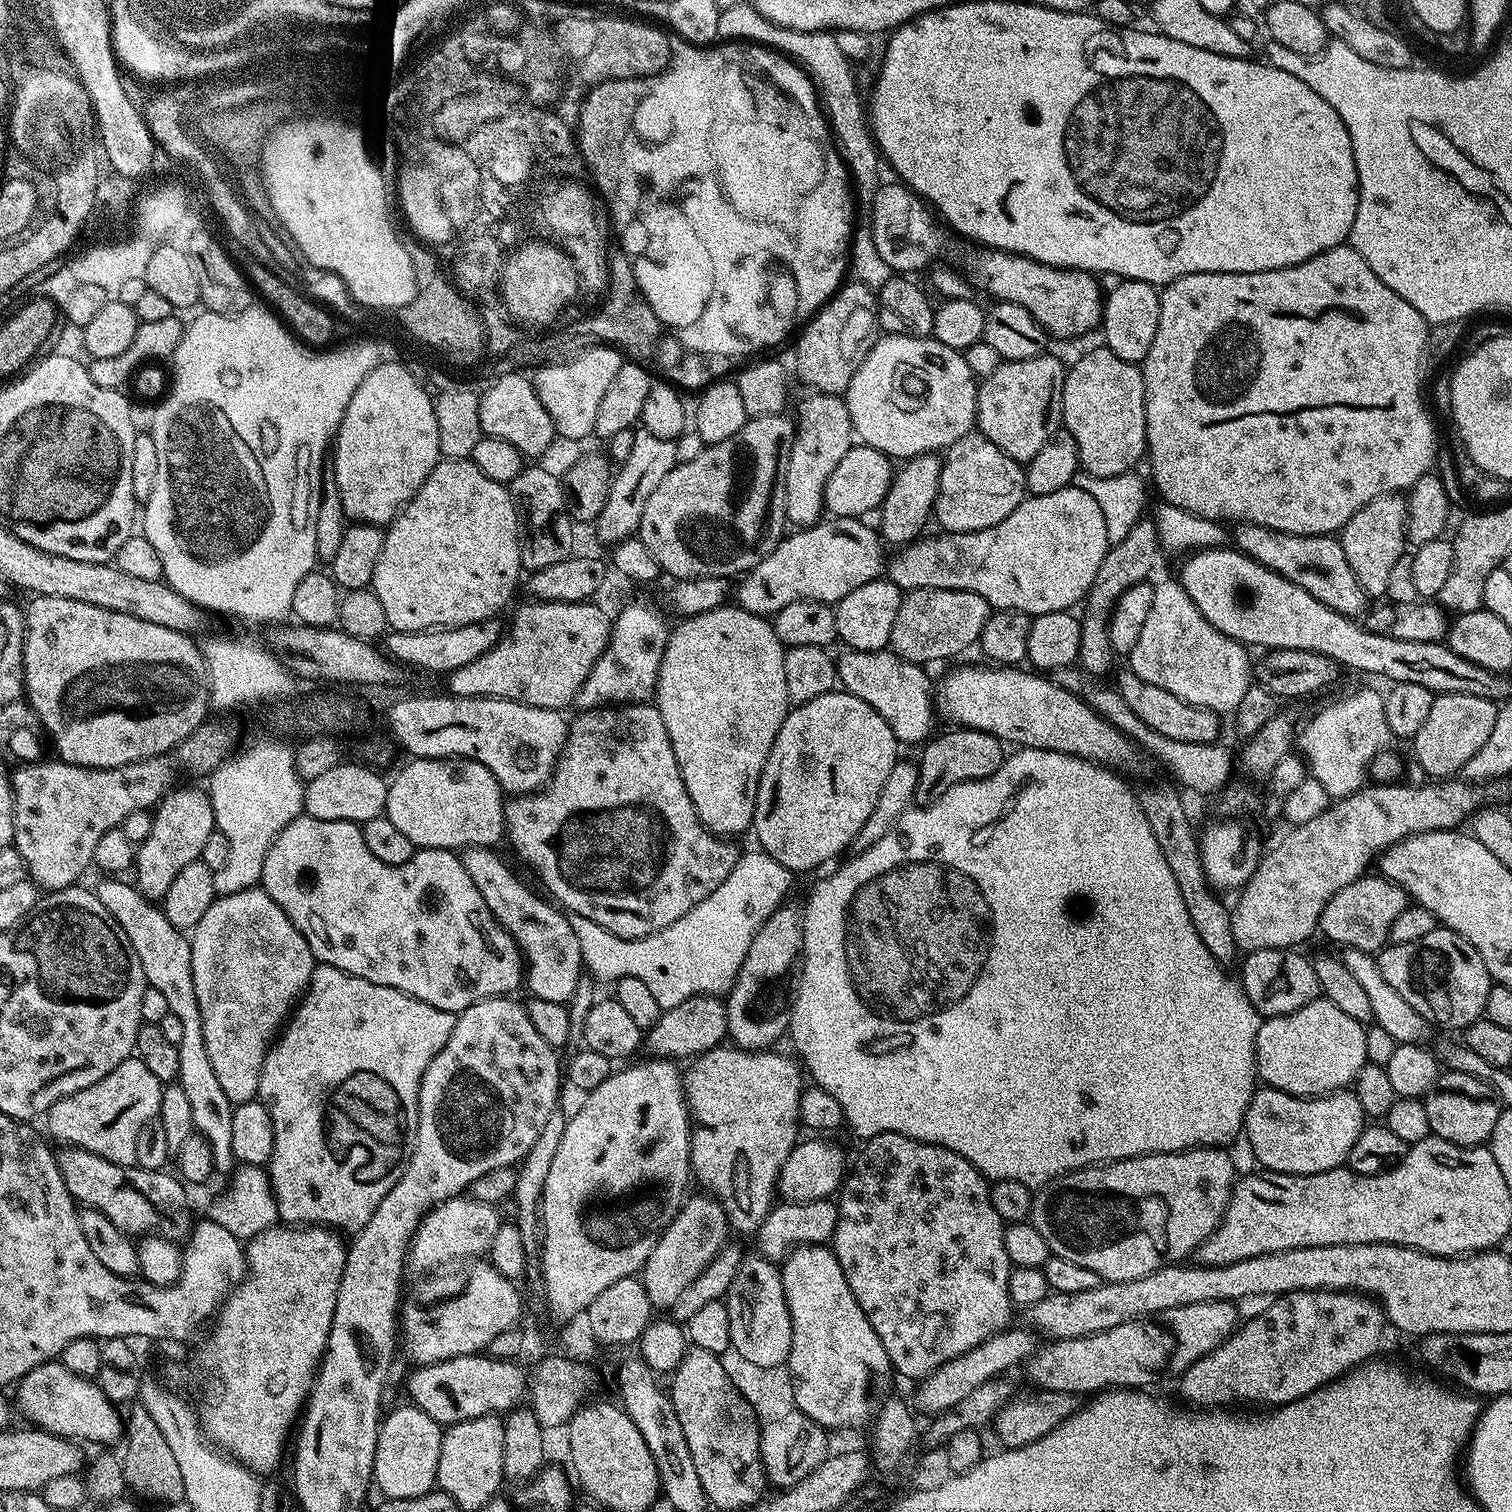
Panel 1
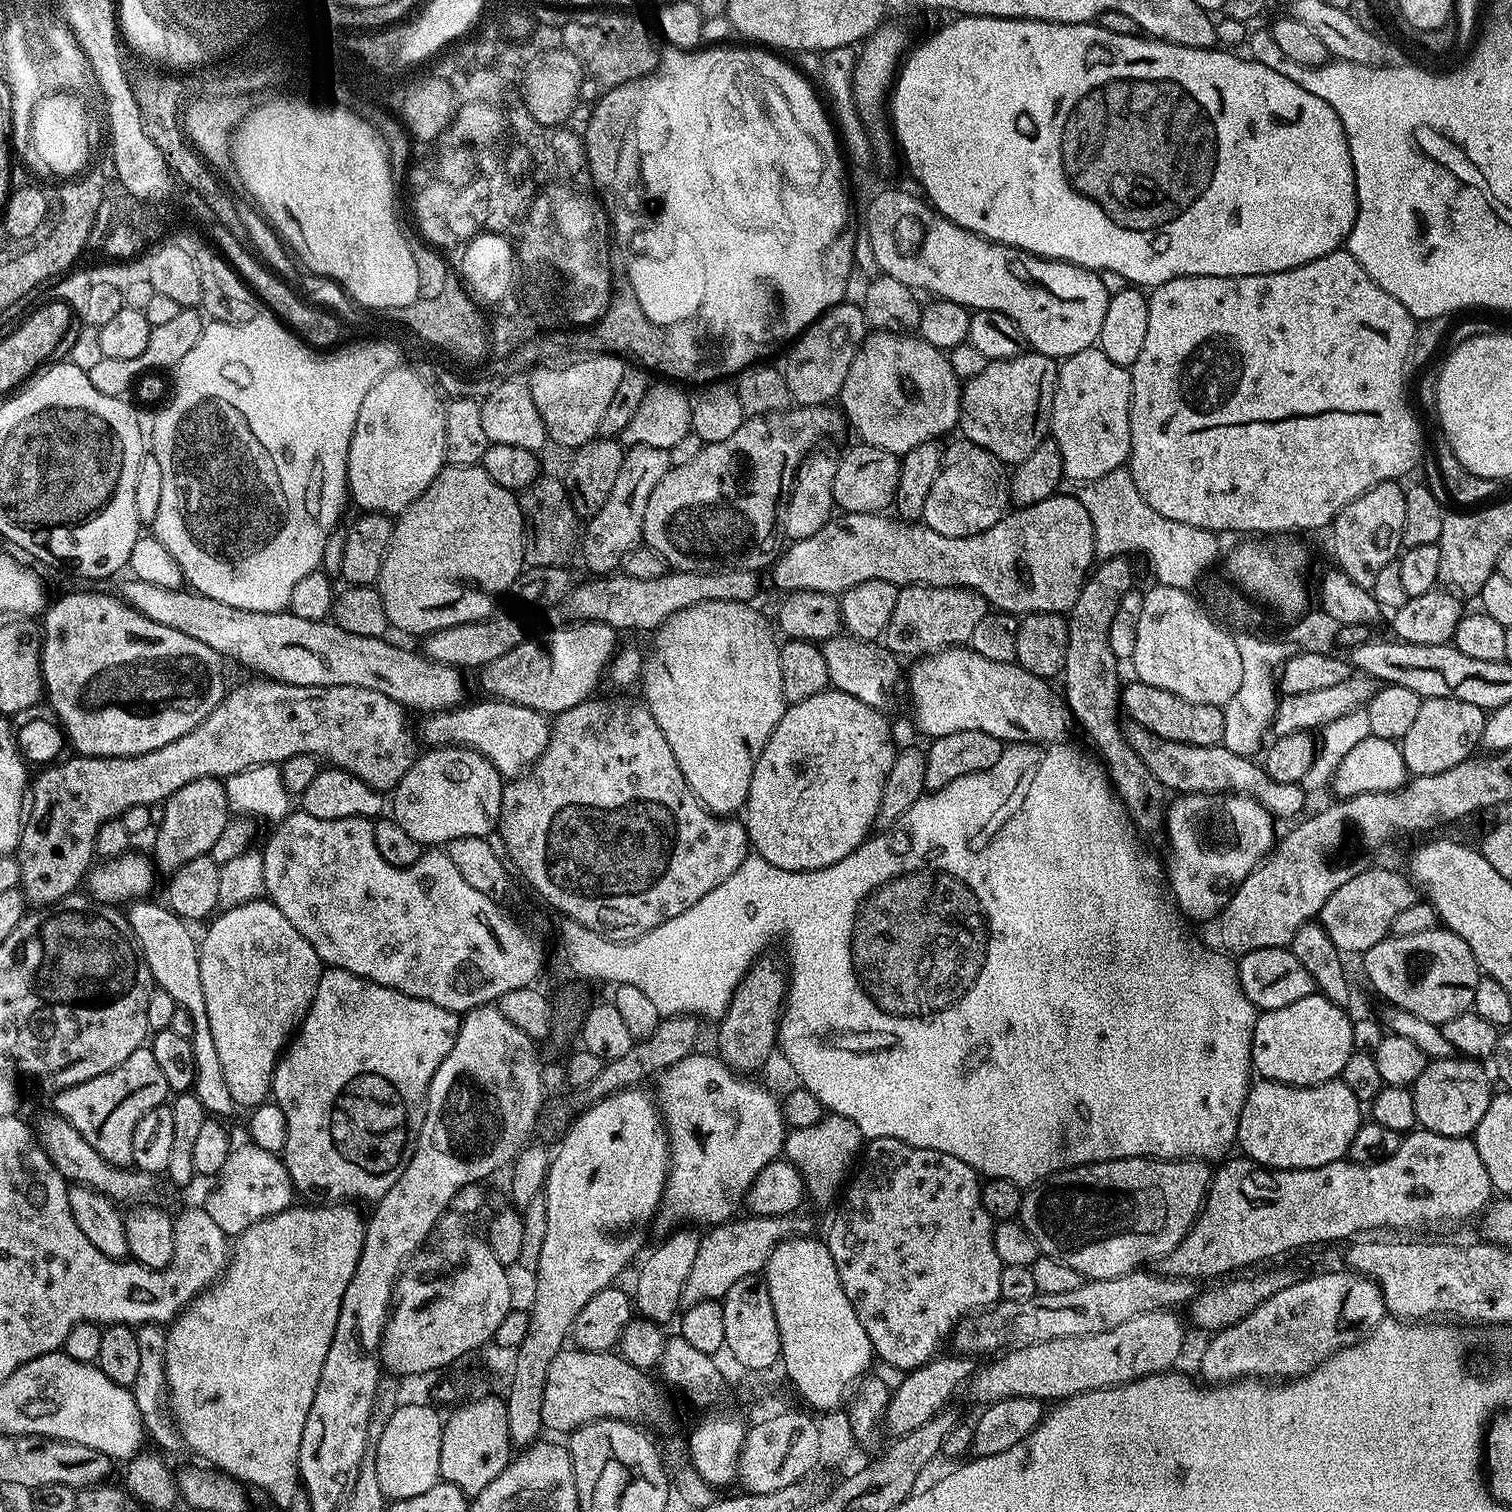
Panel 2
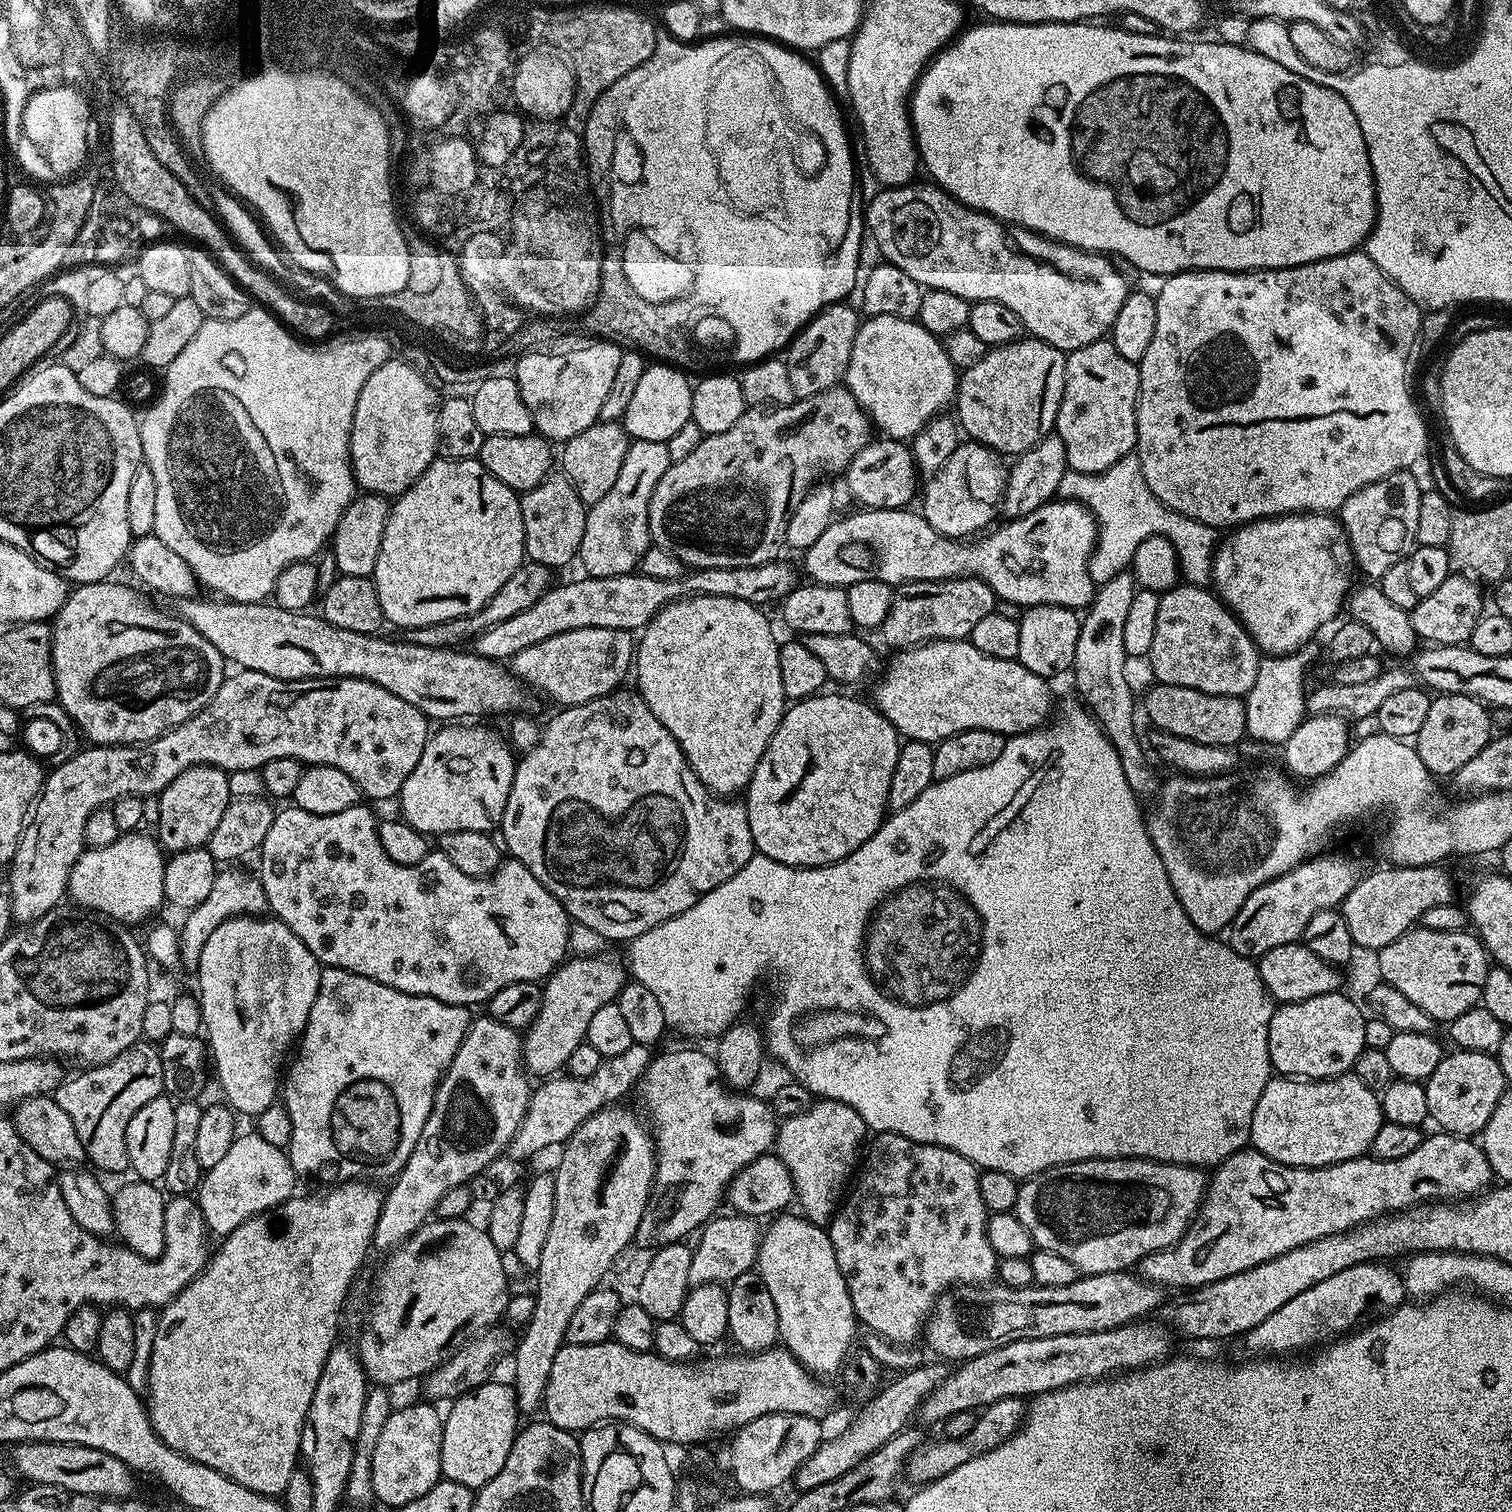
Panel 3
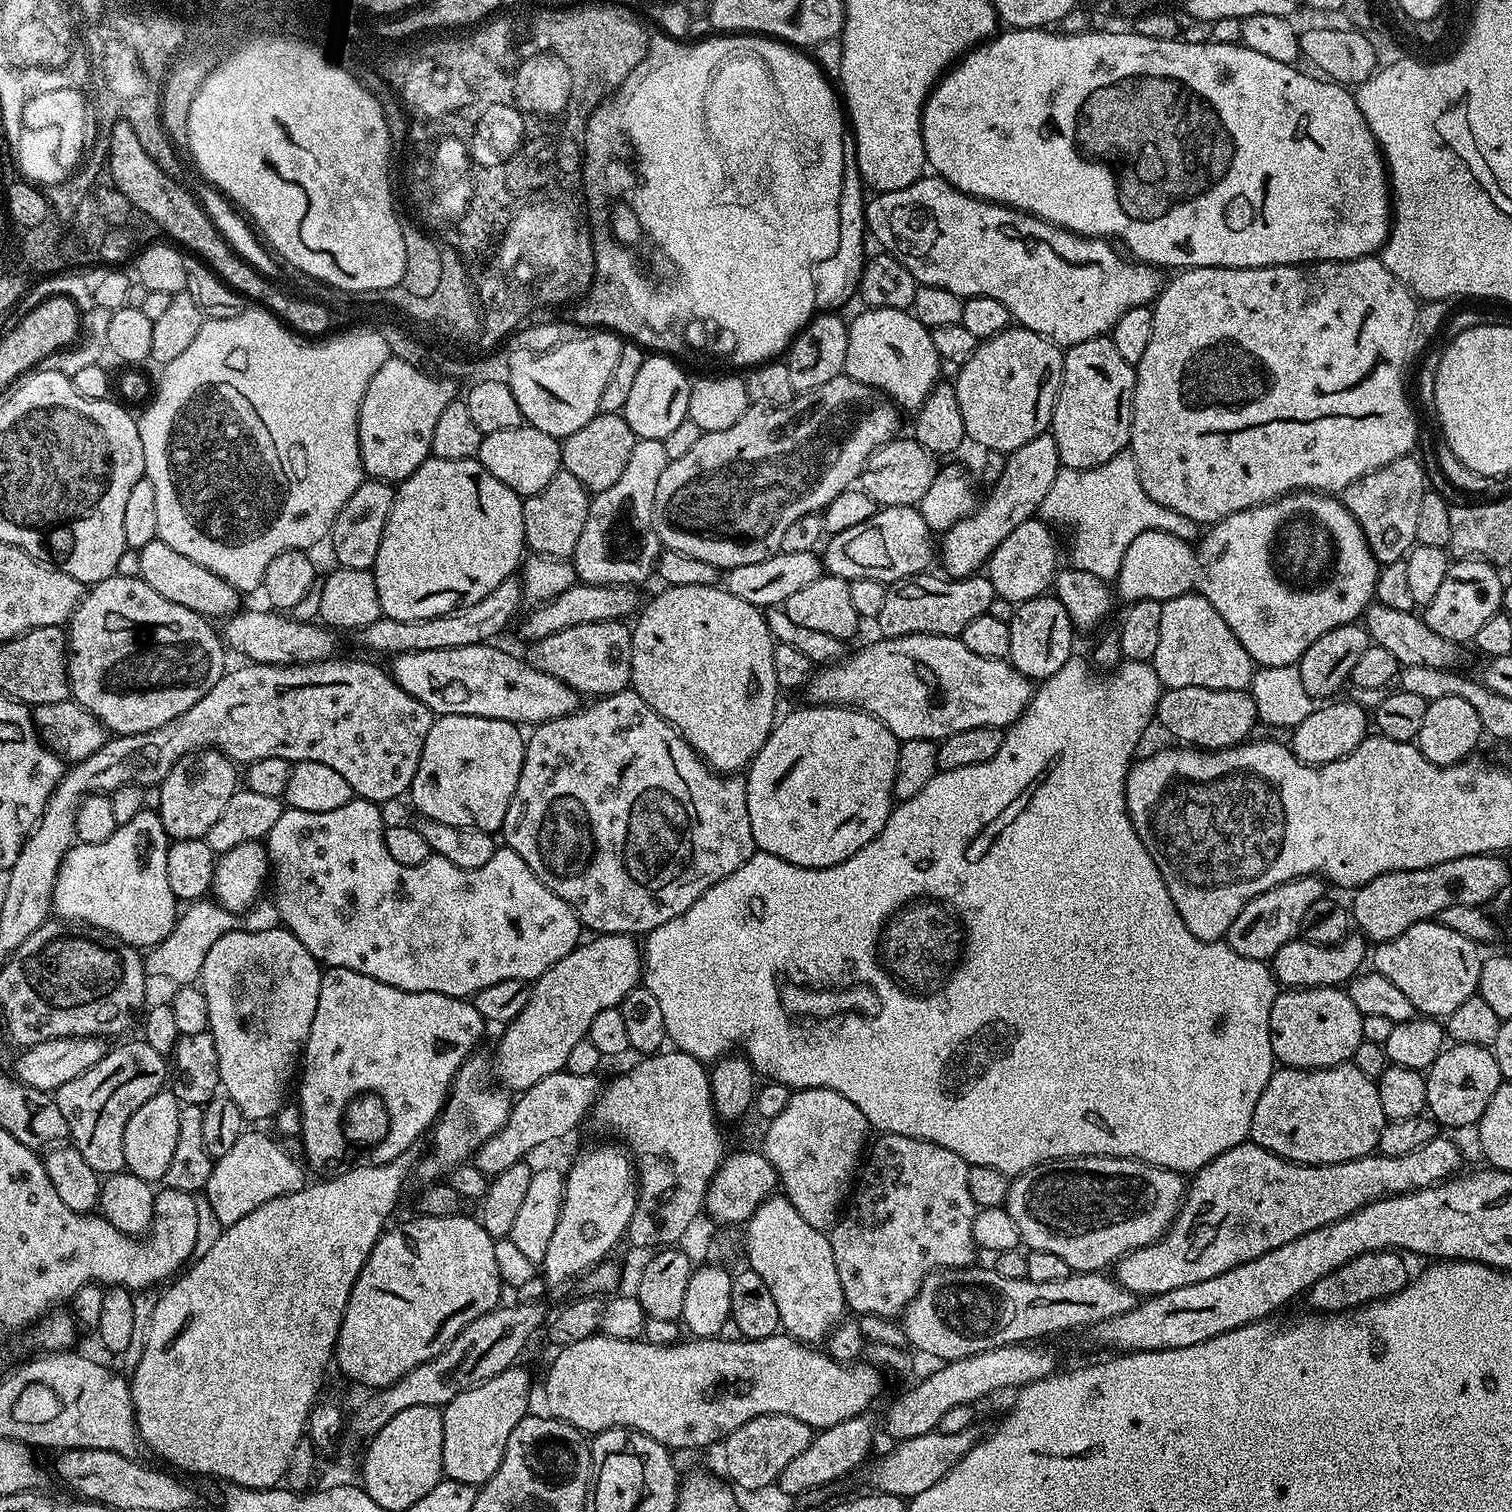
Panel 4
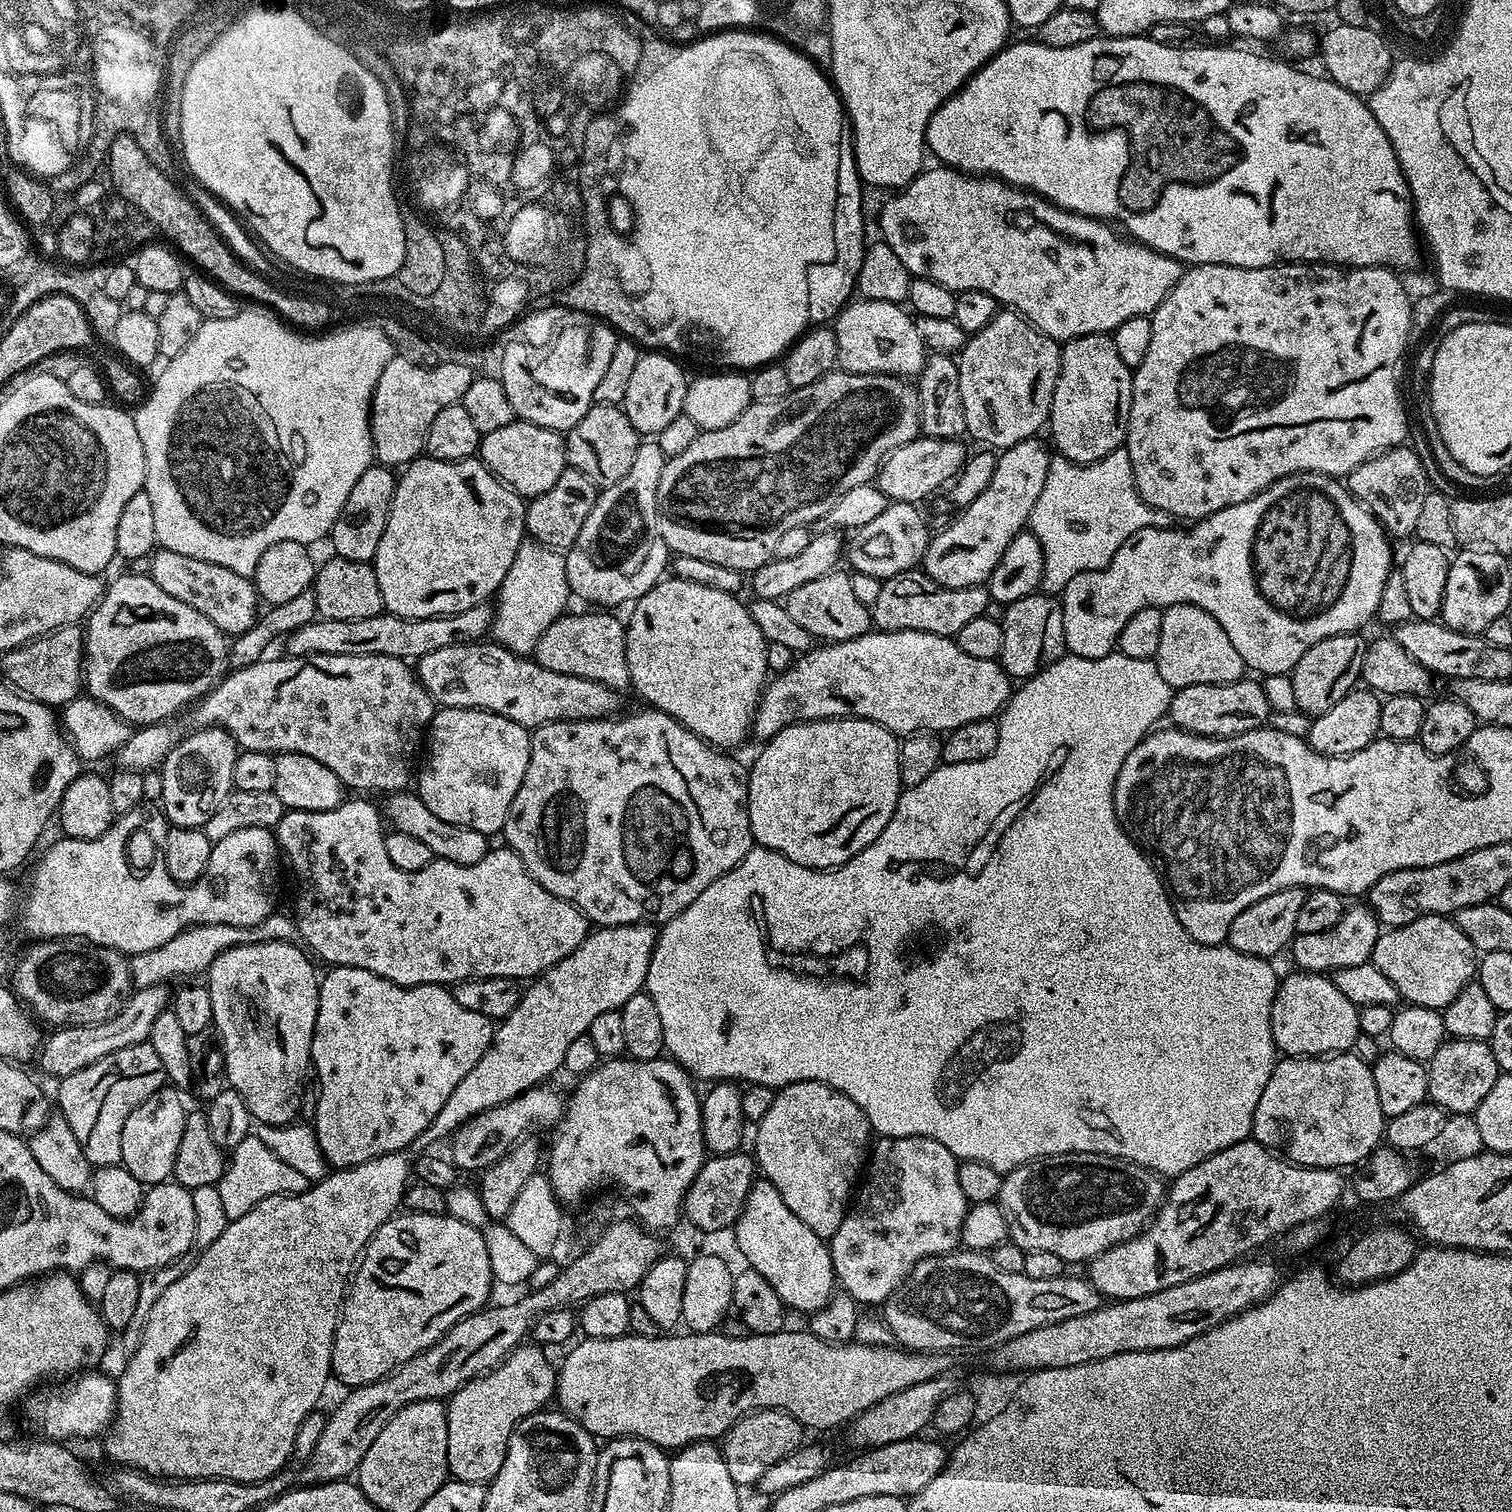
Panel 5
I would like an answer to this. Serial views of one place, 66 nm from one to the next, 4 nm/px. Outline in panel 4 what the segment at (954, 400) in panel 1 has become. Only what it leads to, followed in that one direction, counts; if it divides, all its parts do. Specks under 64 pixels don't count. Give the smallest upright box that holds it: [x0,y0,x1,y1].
[843,308,942,413]

